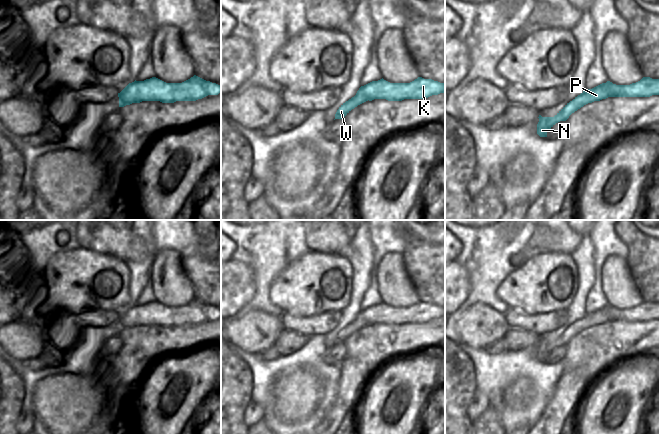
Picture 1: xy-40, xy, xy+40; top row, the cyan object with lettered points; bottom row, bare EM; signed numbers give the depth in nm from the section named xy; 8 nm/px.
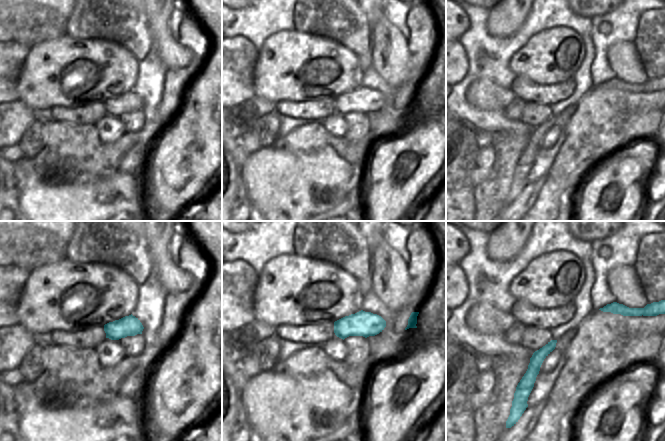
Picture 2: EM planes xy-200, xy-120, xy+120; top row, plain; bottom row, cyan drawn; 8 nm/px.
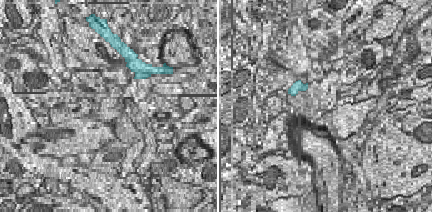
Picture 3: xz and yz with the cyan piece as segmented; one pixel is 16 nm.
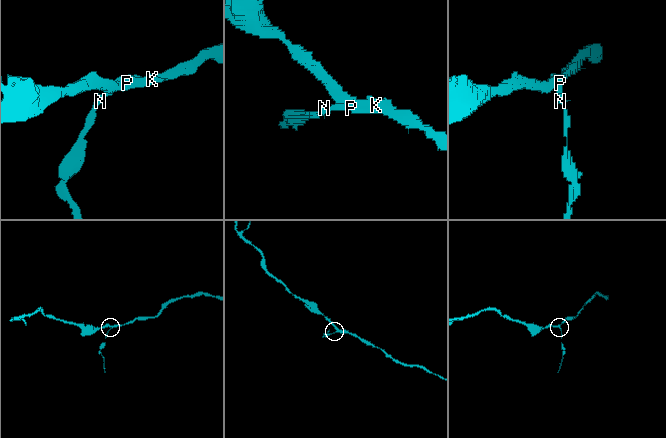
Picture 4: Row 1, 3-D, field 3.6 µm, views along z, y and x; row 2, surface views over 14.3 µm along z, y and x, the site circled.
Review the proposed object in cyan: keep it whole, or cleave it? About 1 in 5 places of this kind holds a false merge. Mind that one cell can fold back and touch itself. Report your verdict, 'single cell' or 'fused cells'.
fused cells

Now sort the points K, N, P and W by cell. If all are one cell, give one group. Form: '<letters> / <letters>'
K / N P W

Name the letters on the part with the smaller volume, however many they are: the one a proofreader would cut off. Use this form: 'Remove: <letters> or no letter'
Remove: N, P, W

